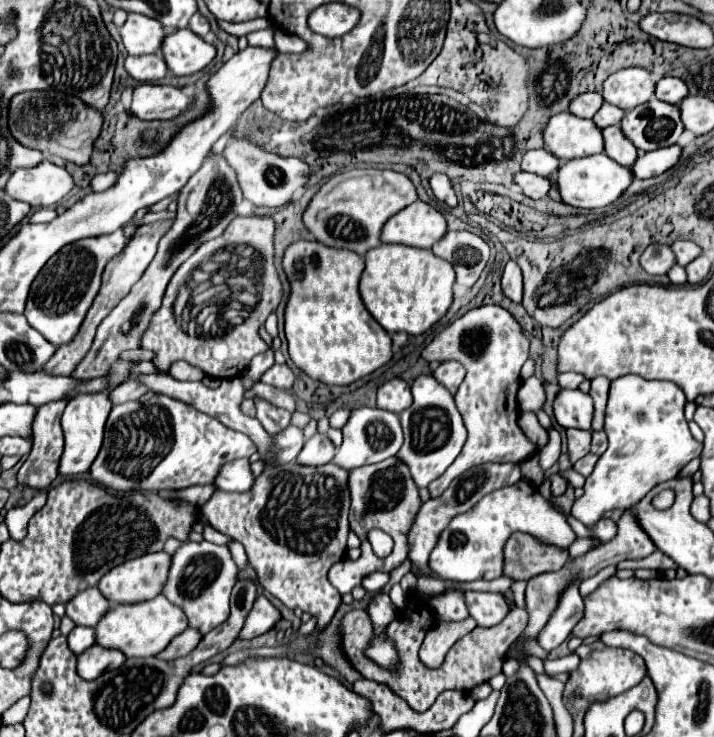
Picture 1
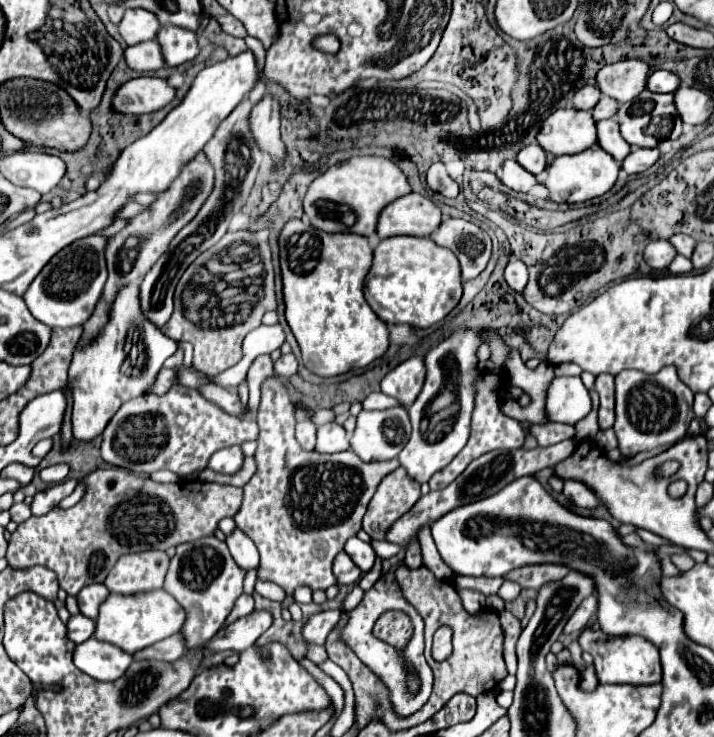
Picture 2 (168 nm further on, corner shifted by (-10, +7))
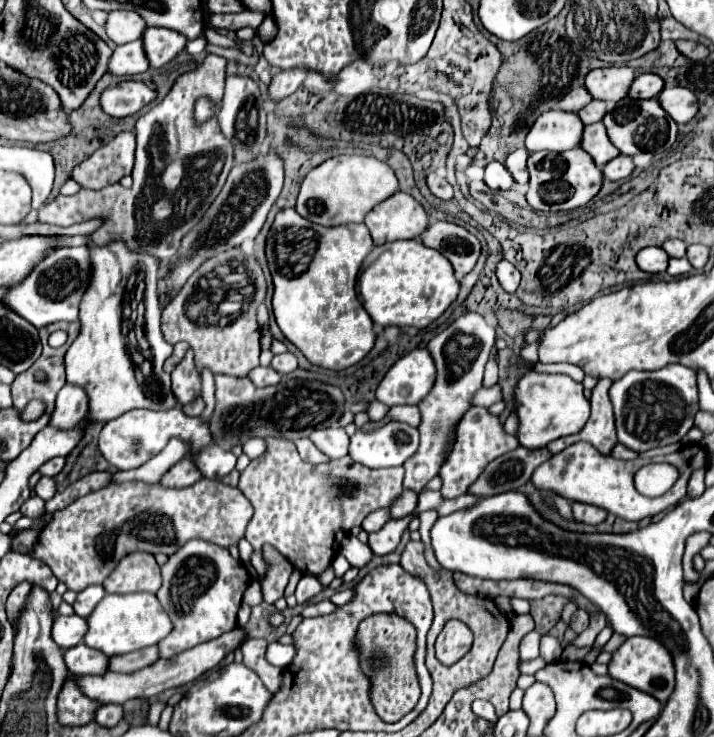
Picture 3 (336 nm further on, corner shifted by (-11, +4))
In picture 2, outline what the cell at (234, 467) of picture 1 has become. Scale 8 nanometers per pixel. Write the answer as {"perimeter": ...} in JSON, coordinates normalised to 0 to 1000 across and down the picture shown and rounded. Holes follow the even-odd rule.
{"perimeter":[[[328,604],[328,607],[317,607],[317,609],[308,609],[305,615],[297,617],[291,634],[303,642],[314,642],[314,645],[328,645],[339,636],[342,631],[342,615],[336,609],[336,604]]]}

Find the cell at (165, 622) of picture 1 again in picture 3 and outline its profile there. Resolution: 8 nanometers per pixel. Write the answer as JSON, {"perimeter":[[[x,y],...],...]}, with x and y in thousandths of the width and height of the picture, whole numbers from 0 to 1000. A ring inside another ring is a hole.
{"perimeter":[[[147,806],[122,839],[122,860],[116,871],[150,890],[197,882],[228,868],[239,855],[239,841],[225,825],[217,806]]]}

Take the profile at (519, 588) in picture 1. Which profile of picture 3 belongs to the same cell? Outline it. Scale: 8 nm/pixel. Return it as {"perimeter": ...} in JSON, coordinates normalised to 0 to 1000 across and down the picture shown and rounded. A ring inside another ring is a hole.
{"perimeter":[[[746,855],[738,860],[727,877],[727,889],[731,897],[745,896],[755,891],[755,875],[758,862]]]}

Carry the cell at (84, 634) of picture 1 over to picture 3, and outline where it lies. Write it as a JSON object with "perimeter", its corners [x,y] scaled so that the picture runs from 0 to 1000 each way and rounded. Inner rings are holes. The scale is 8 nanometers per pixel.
{"perimeter":[[[99,833],[99,836],[80,836],[77,844],[74,844],[74,855],[71,855],[71,866],[77,868],[77,874],[88,882],[99,879],[99,877],[108,877],[116,863],[122,858],[122,844],[108,836],[108,833]]]}

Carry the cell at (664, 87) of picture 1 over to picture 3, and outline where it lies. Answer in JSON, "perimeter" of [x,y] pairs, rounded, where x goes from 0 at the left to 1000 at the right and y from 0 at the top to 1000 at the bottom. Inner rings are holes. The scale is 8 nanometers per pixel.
{"perimeter":[[[898,100],[887,109],[878,130],[887,133],[887,136],[909,136],[909,133],[917,133],[923,130],[923,125],[929,122],[929,109],[920,103],[920,100]]]}

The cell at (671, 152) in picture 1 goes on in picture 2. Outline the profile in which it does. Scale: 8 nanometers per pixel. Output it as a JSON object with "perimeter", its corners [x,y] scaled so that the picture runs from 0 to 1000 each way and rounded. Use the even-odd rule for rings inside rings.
{"perimeter":[[[916,199],[916,202],[888,202],[874,218],[871,218],[871,229],[880,235],[880,237],[888,237],[888,235],[899,235],[905,229],[910,229],[922,216],[924,216],[924,202]]]}

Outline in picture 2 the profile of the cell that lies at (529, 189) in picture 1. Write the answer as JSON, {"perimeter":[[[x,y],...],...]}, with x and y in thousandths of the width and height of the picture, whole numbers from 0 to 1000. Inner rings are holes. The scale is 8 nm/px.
{"perimeter":[[[709,218],[697,235],[697,240],[703,243],[703,248],[720,259],[731,259],[739,262],[748,251],[754,251],[754,243],[745,235],[737,235],[737,229],[731,229],[731,224],[725,224],[725,218]]]}

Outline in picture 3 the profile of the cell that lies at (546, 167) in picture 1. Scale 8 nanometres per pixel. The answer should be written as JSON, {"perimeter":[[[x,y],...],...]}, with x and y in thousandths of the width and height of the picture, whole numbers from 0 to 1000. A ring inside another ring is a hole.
{"perimeter":[[[730,201],[730,204],[716,206],[710,212],[710,220],[704,220],[704,223],[710,223],[710,231],[716,233],[716,239],[724,250],[738,250],[738,244],[741,244],[741,239],[738,239],[738,212],[741,212],[741,206],[735,201]]]}

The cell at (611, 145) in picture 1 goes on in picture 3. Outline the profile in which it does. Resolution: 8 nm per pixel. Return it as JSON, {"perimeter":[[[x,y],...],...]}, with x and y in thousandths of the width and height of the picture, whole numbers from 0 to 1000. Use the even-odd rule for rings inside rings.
{"perimeter":[[[833,166],[833,168],[819,171],[817,190],[811,193],[811,198],[833,217],[833,223],[839,223],[839,228],[845,228],[845,223],[850,223],[853,217],[867,212],[867,204],[850,187],[845,166]]]}

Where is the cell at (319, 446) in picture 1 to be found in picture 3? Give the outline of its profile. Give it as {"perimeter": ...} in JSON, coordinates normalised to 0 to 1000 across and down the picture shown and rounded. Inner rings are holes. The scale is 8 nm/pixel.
{"perimeter":[[[450,581],[441,583],[433,597],[461,621],[480,621],[486,619],[489,608],[489,592],[483,589],[480,581]]]}

